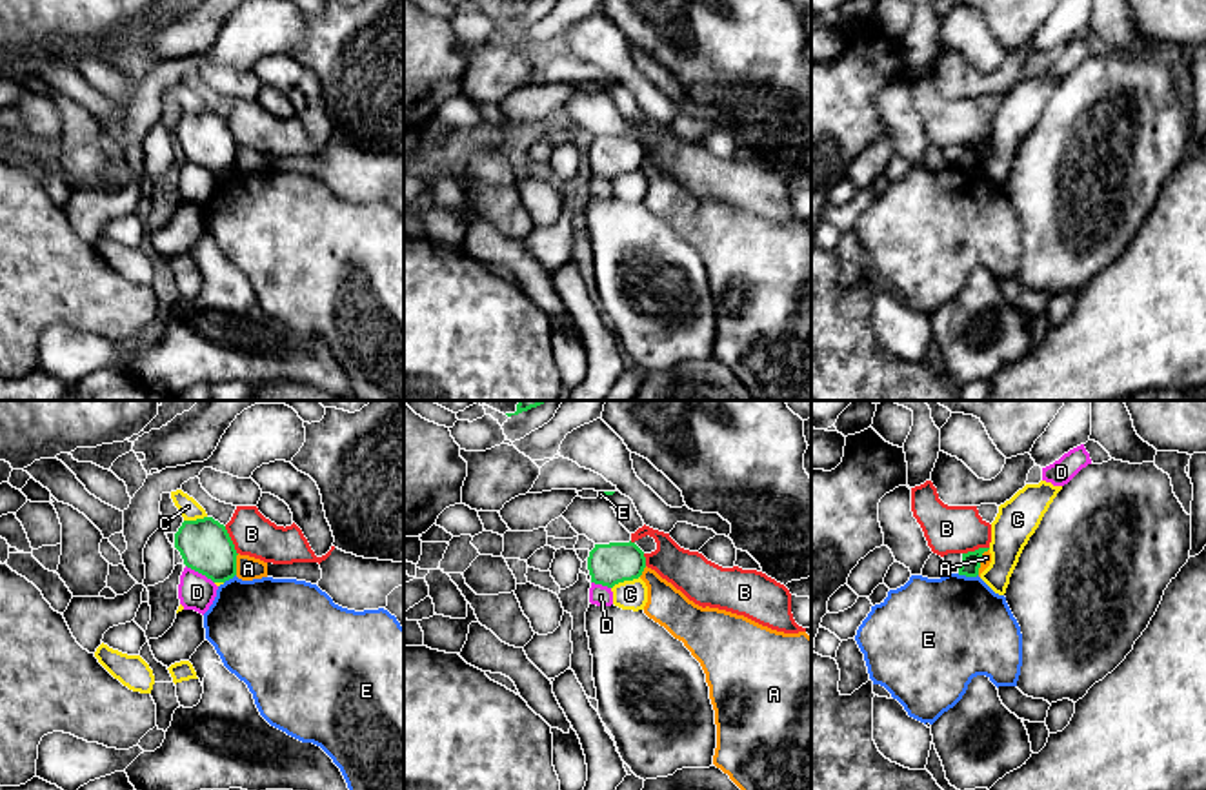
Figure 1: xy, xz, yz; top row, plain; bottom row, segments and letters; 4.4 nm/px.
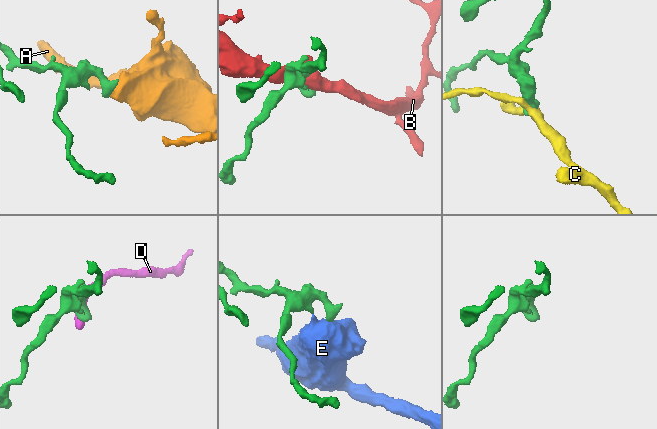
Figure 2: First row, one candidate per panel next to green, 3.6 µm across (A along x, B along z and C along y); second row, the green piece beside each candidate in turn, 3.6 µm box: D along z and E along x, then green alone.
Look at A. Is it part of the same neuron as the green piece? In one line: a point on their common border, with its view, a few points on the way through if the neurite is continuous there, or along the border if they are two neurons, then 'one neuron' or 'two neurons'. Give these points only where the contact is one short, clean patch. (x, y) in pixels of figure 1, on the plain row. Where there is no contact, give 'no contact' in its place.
xy (235, 157) | along xy (239, 146), (235, 166) | two neurons

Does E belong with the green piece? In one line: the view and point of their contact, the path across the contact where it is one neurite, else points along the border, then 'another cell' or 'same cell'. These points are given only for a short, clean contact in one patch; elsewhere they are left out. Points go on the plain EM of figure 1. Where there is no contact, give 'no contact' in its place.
meets green in yz at (968, 168); border along yz (957, 166), (977, 168); another cell

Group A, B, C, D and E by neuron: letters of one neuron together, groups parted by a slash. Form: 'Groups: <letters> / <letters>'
Groups: A / B / C / D / E

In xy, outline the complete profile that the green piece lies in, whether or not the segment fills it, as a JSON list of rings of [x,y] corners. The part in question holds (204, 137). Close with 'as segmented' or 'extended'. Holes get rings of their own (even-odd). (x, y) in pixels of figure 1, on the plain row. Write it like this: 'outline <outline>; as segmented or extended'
outline [[[213,109],[184,113],[175,126],[184,157],[213,175],[236,167],[236,142],[224,116]]]; as segmented

